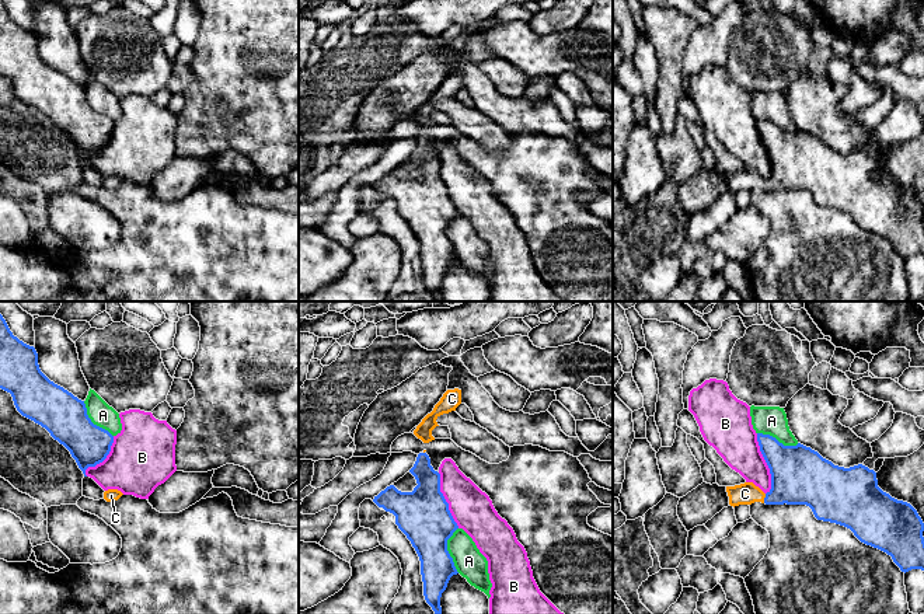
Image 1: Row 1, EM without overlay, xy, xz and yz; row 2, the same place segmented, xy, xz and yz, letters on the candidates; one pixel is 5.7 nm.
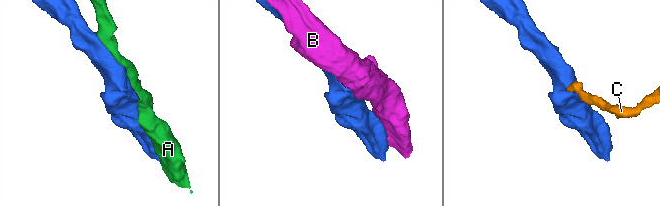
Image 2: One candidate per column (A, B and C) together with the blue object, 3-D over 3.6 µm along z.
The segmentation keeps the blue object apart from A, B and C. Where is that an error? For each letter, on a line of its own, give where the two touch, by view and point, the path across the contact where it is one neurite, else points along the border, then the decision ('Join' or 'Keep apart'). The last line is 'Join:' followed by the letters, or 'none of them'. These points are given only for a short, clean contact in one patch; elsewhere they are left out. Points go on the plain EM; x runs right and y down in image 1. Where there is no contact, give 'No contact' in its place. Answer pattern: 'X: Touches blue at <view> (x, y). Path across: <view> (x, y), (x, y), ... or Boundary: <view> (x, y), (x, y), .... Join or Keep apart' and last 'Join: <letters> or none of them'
A: Touches blue at xz (446, 236). Keep apart
B: Touches blue at yz (767, 150). Keep apart
C: Touches blue at yz (764, 184). Path across: yz (799, 161), (776, 182), (764, 184), (745, 180). Join
Join: C

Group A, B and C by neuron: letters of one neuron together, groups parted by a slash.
A / B / C

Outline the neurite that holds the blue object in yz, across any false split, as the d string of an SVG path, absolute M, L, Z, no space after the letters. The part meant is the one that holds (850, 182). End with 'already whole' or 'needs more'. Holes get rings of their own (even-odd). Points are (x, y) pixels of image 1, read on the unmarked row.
M757 119L760 137L770 154L771 175L764 179L753 168L726 172L731 192L752 191L806 191L817 206L850 214L864 230L892 243L902 258L924 257L924 209L907 188L897 186L878 172L876 158L858 150L850 154L834 151L817 137L801 129L784 132L770 121Z; needs more

